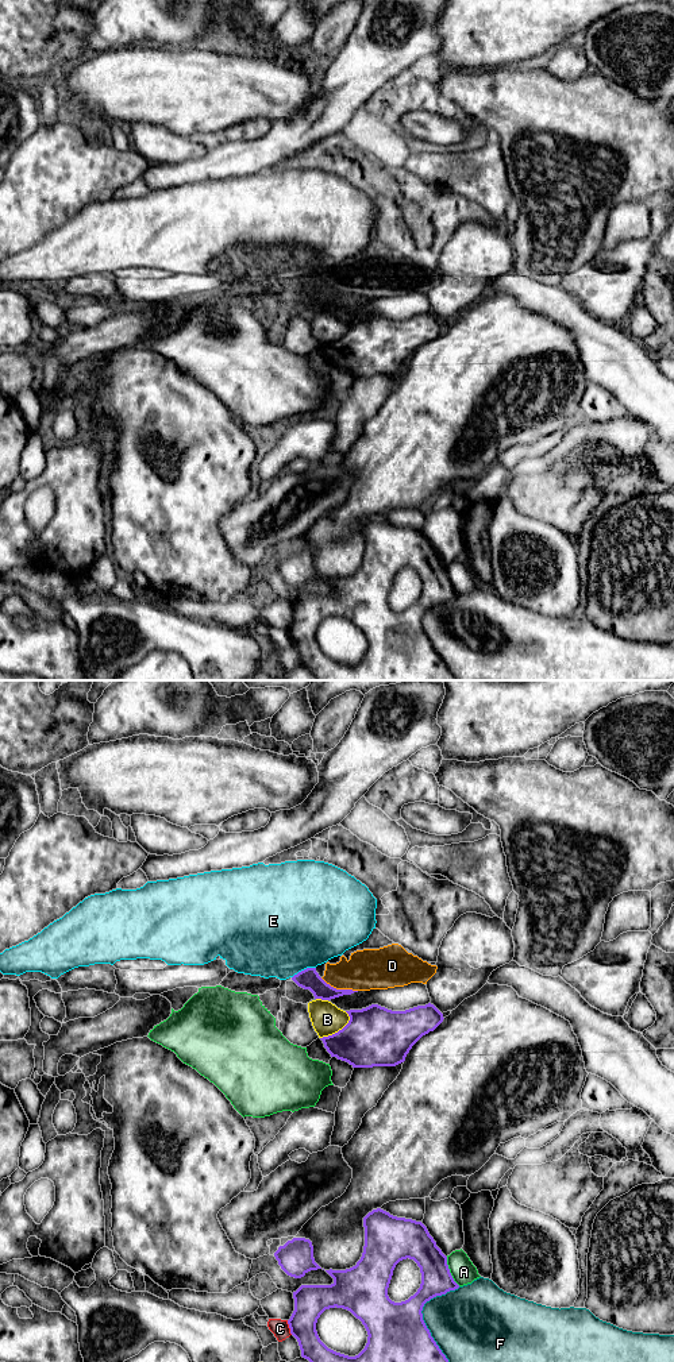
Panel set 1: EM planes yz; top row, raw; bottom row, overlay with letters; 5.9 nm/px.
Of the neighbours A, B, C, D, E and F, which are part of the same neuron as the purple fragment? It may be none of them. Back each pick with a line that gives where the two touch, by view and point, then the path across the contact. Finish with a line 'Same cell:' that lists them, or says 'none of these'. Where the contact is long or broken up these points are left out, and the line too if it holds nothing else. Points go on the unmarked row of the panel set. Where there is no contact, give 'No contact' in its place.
Same cell: none of these

